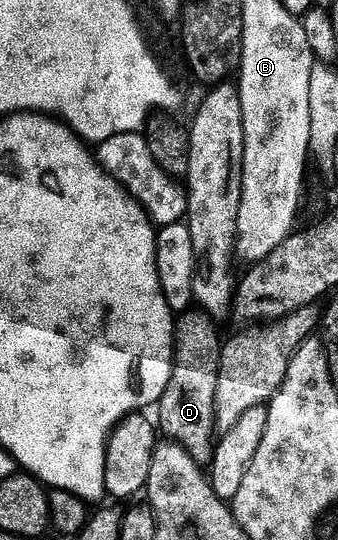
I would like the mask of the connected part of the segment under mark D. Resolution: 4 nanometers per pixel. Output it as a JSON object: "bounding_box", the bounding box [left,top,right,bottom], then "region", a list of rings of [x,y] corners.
{"bounding_box":[158,309,222,465],"region":[[[189,309],[175,320],[172,372],[166,393],[162,393],[158,404],[158,427],[163,438],[178,443],[200,465],[209,462],[217,434],[216,398],[222,338],[216,327],[219,327],[217,322],[199,309]]]}

